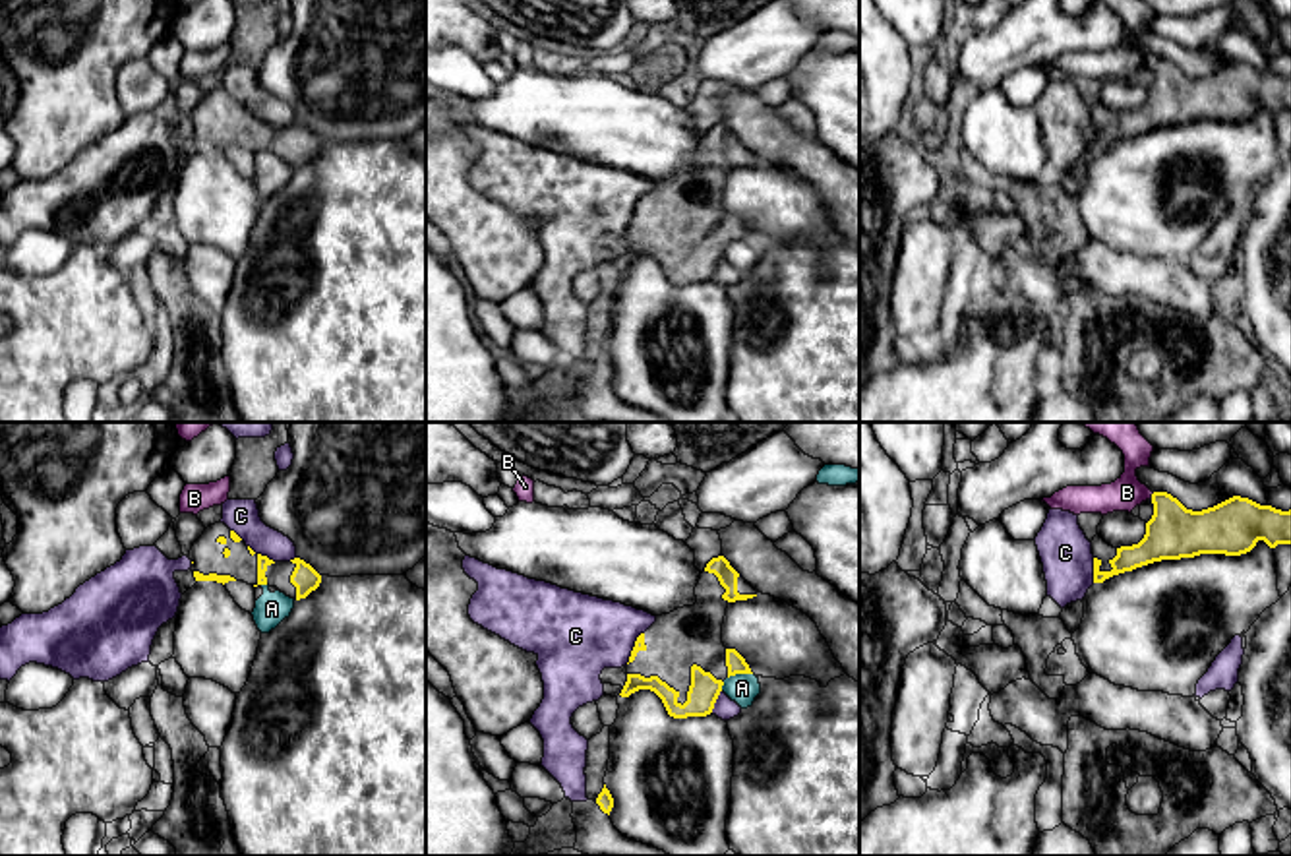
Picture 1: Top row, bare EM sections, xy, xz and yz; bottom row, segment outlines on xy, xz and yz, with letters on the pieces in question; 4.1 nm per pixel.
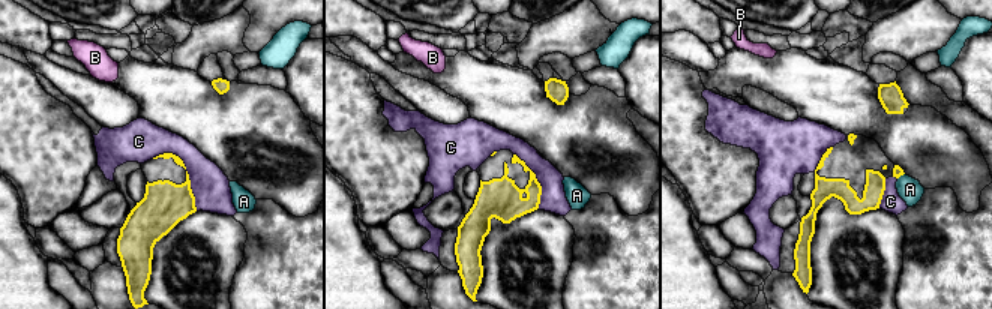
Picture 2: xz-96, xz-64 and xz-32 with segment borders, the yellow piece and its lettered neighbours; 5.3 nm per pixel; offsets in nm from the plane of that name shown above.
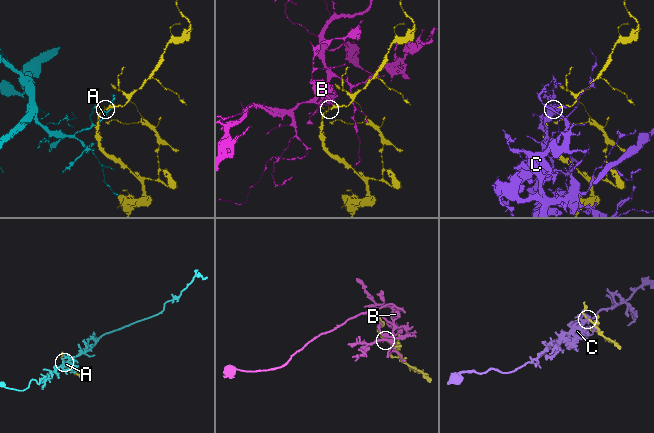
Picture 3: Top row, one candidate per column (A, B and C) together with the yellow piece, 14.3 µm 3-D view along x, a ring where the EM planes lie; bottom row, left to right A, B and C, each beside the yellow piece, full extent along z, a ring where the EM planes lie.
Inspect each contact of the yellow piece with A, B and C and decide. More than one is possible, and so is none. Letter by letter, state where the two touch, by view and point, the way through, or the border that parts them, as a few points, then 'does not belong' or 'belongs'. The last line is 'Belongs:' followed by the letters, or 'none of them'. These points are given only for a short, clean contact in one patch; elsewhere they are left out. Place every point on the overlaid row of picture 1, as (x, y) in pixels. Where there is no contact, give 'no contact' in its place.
A: contact xz (740, 672); border xz (751, 672), (736, 672), (728, 678); does not belong
B: contact yz (1152, 494); border yz (1154, 492), (1150, 496); does not belong
C: contact xz (633, 647); does not belong
Belongs: none of them

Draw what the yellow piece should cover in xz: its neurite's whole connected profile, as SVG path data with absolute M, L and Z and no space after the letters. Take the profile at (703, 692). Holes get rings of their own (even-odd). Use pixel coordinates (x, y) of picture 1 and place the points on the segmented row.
M718 556L701 573L695 596L693 606L656 616L637 637L621 697L650 689L674 718L706 717L726 678L753 674L736 649L724 647L722 624L730 602L753 598L757 591Z

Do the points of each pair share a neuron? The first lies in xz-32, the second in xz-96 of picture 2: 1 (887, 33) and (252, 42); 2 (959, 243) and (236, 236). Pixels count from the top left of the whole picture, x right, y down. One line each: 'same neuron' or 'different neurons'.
1: different neurons
2: different neurons

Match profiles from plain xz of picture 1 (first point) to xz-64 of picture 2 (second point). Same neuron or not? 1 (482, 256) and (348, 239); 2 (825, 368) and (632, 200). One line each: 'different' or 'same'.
1: different
2: different

